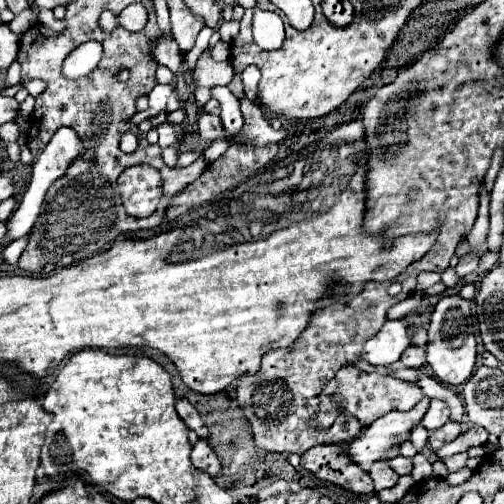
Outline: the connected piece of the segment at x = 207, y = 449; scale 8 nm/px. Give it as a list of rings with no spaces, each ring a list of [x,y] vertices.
[[[199,440],[199,442],[193,446],[191,462],[193,462],[193,466],[195,466],[197,470],[207,472],[209,476],[215,476],[215,474],[221,470],[221,462],[219,462],[219,458],[215,456],[215,452],[211,450],[211,446],[207,444],[207,440]]]

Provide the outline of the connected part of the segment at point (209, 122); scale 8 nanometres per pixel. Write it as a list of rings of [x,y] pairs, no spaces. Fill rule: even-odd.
[[[201,114],[199,118],[199,136],[207,142],[213,142],[217,138],[223,138],[225,136],[225,130],[223,130],[223,124],[221,124],[221,118],[215,116],[215,114]]]

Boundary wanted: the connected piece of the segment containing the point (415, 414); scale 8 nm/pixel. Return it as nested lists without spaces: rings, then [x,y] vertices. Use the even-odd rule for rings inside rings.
[[[423,396],[423,398],[419,400],[419,404],[413,406],[411,410],[403,412],[393,410],[389,412],[389,414],[377,418],[377,422],[373,422],[373,426],[369,426],[369,430],[363,430],[363,434],[359,434],[355,440],[351,440],[351,442],[347,444],[345,452],[349,454],[351,462],[355,462],[357,466],[361,466],[361,470],[369,472],[373,462],[377,462],[377,460],[391,460],[391,458],[399,456],[399,454],[401,454],[401,450],[399,450],[401,444],[407,442],[407,440],[409,440],[407,436],[411,434],[411,430],[421,424],[421,420],[423,420],[427,408],[429,408],[429,398]],[[395,436],[399,436],[399,438],[395,438]]]

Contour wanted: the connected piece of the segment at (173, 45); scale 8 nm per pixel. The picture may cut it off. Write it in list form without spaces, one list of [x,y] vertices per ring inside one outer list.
[[[159,32],[153,48],[151,48],[151,58],[161,64],[161,66],[167,66],[173,74],[179,70],[179,64],[183,62],[183,54],[177,46],[177,42],[165,34],[165,32]]]

